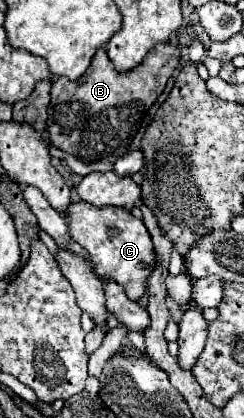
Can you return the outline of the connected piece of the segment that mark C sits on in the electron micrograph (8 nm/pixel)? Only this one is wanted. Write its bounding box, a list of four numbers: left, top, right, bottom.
[65,202,155,300]

